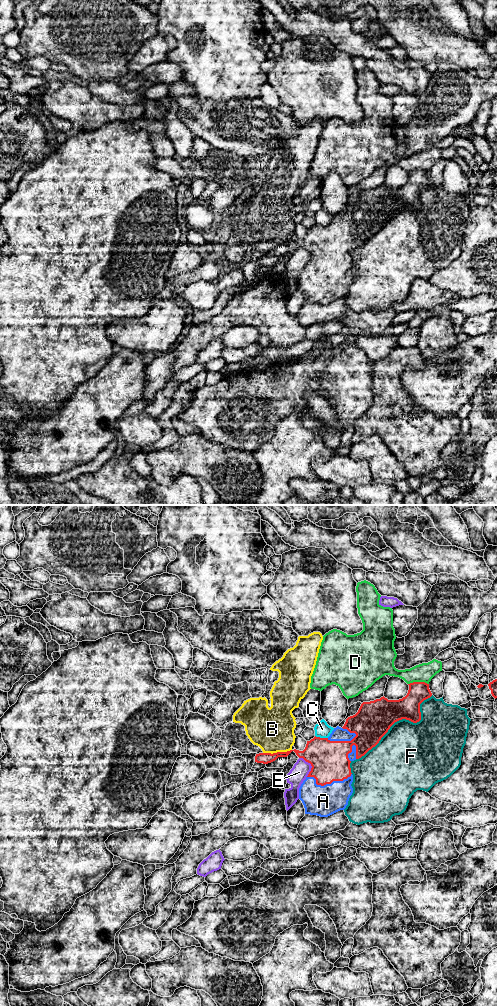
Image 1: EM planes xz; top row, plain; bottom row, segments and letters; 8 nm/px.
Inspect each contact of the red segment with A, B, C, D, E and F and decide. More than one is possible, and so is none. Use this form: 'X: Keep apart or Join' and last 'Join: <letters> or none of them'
A: Join
B: Keep apart
C: Keep apart
D: Keep apart
E: Keep apart
F: Keep apart
Join: A

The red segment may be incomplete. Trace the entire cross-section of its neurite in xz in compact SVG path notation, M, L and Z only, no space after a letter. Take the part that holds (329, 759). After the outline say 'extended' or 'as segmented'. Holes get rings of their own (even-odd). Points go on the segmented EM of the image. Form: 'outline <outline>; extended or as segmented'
outline M413 682L408 685L408 693L402 699L388 700L383 696L374 701L363 702L358 712L346 719L342 728L339 726L334 728L328 738L315 736L310 741L307 741L303 751L294 749L273 754L259 753L255 756L255 762L268 764L278 757L287 757L294 751L299 758L303 758L312 766L311 771L299 788L299 799L304 805L305 814L328 817L340 810L344 810L353 793L351 786L353 775L350 763L361 758L375 747L395 722L406 719L417 723L421 720L420 704L432 696L429 684Z; extended

